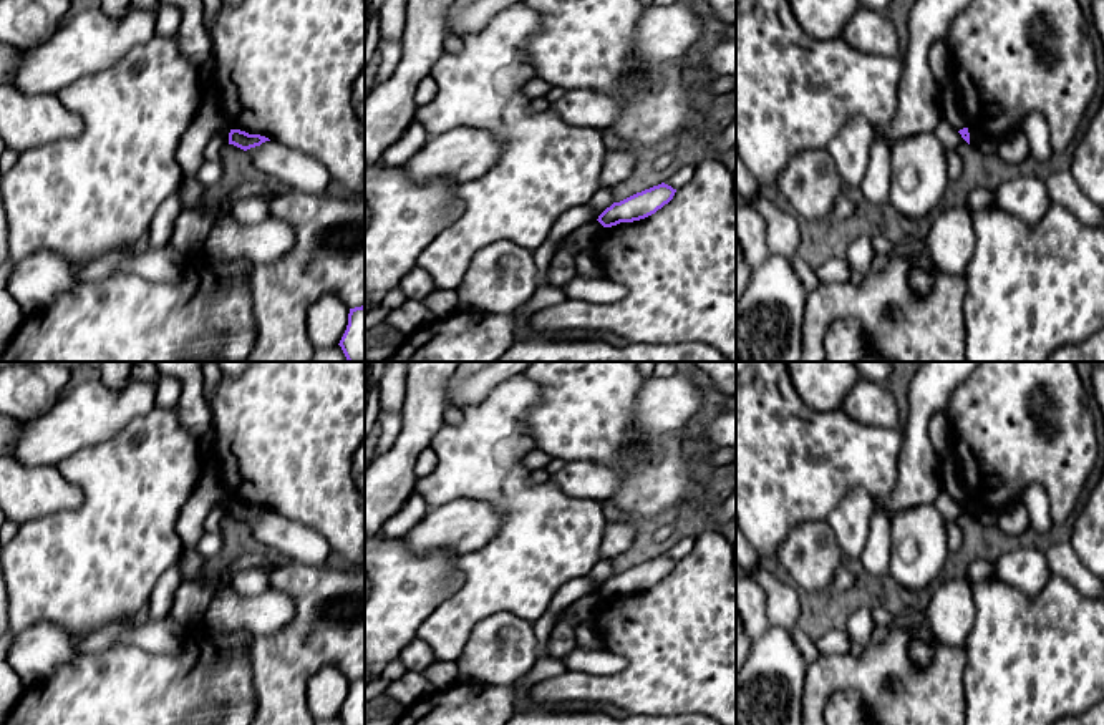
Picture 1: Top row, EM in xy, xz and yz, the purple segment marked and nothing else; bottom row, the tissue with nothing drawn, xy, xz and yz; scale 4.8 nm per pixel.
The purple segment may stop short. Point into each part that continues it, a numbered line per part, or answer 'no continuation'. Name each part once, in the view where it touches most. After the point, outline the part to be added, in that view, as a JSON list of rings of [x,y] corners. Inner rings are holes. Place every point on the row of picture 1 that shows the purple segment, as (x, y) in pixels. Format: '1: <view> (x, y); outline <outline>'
no continuation

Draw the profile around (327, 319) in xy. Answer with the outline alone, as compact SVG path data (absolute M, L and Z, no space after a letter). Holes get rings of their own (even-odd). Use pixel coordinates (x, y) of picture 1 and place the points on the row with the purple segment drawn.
M333 292L323 294L310 305L305 328L315 350L340 343L348 325L348 314L350 307Z

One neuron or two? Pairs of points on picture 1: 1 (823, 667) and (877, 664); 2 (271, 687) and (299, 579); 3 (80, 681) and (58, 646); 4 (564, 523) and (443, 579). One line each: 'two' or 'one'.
1: one
2: one
3: two
4: two

